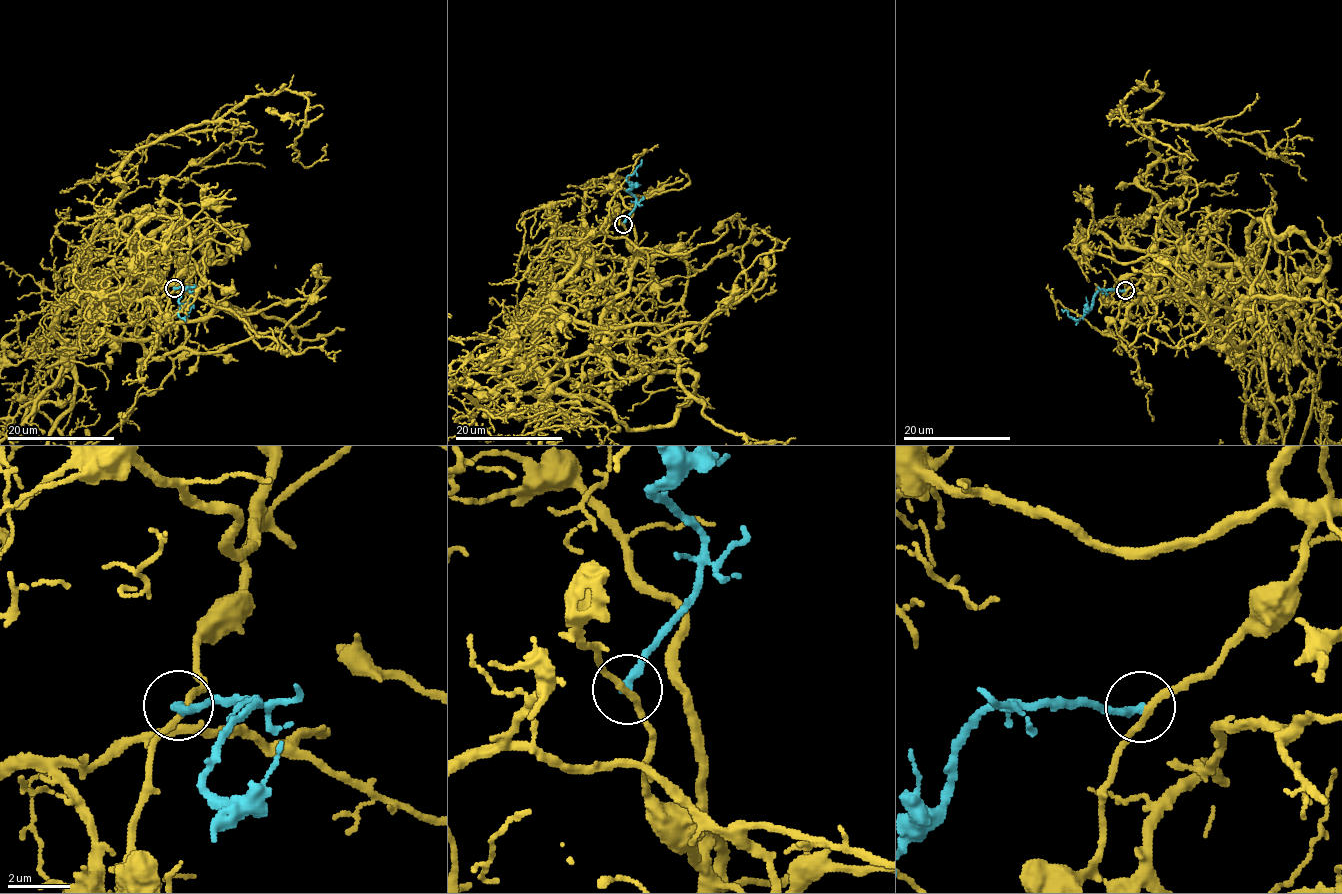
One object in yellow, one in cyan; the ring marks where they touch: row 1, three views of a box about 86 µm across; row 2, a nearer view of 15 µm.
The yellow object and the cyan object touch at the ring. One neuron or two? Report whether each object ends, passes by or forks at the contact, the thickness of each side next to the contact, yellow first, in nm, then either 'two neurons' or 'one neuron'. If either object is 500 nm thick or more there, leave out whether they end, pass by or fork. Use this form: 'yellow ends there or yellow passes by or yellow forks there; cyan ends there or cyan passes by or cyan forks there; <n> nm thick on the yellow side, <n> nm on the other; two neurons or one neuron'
yellow passes by; cyan ends there; 200 nm thick on the yellow side, 300 nm on the other; two neurons

